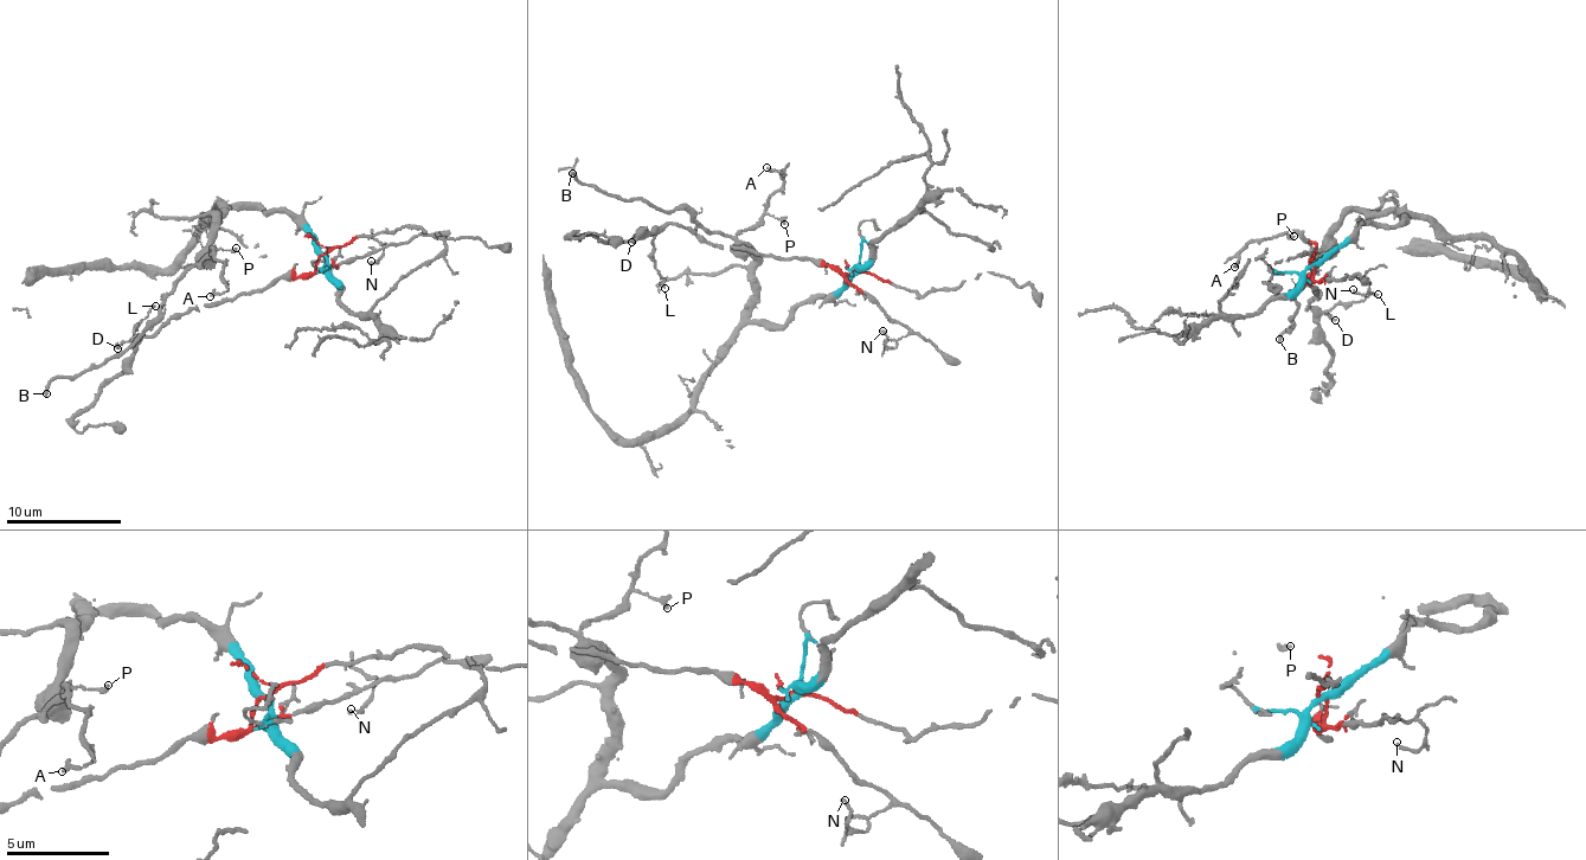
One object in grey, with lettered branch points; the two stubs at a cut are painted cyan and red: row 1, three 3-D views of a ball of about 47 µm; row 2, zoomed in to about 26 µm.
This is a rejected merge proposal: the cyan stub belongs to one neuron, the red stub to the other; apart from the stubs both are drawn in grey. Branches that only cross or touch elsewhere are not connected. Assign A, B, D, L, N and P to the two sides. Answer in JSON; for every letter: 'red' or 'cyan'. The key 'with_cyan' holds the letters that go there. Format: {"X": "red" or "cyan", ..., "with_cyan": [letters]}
{"A": "cyan", "B": "cyan", "D": "red", "L": "red", "N": "red", "P": "cyan", "with_cyan": ["A", "B", "P"]}

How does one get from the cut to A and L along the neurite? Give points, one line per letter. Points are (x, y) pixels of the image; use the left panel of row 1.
A: (321, 255), (288, 213), (225, 205), (212, 216), (198, 263), (211, 250), (229, 288), (209, 296)
L: (321, 255), (312, 273), (286, 275), (263, 289), (188, 309), (151, 335), (137, 338), (134, 332), (154, 306)

